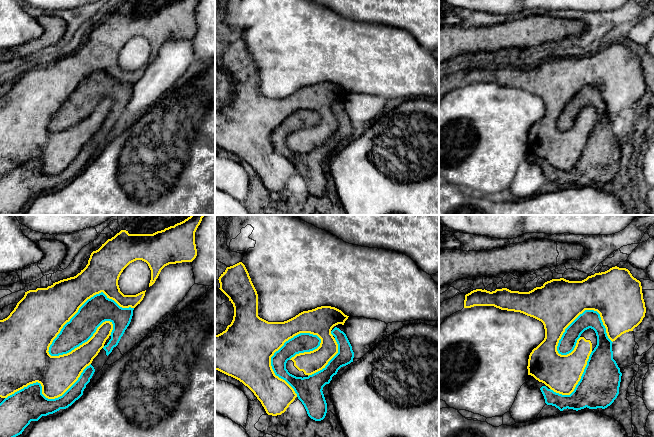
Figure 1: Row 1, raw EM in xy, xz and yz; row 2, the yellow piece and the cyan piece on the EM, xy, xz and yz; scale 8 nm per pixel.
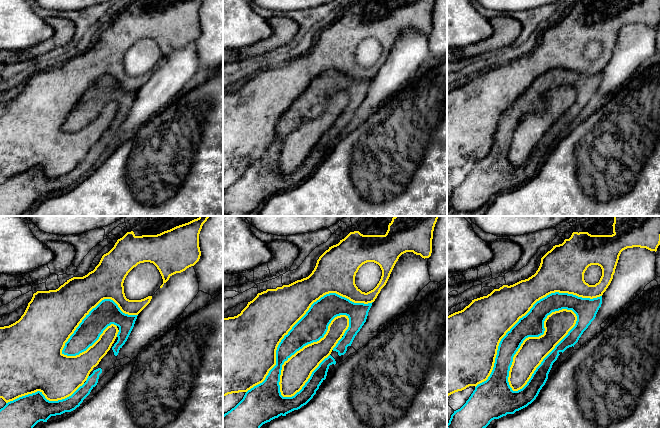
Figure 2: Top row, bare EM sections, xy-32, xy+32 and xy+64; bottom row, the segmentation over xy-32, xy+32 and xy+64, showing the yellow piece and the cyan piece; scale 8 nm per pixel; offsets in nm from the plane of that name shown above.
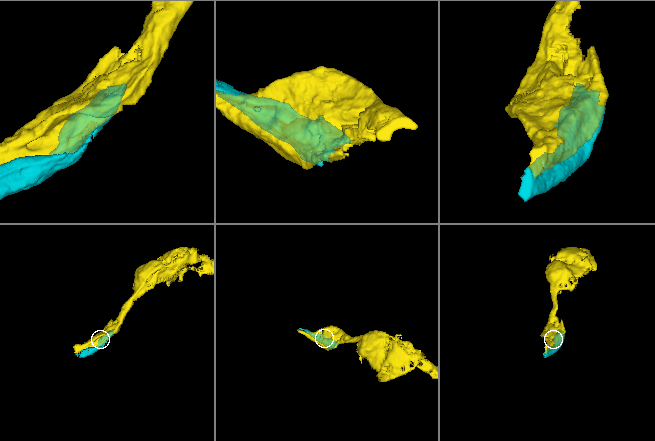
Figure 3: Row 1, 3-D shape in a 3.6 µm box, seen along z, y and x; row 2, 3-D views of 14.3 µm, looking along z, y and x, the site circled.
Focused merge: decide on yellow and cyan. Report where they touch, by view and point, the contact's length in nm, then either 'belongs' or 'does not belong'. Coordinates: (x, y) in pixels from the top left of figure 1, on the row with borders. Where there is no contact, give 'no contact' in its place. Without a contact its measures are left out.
contact xy (83, 303); length 800 nm; does not belong

